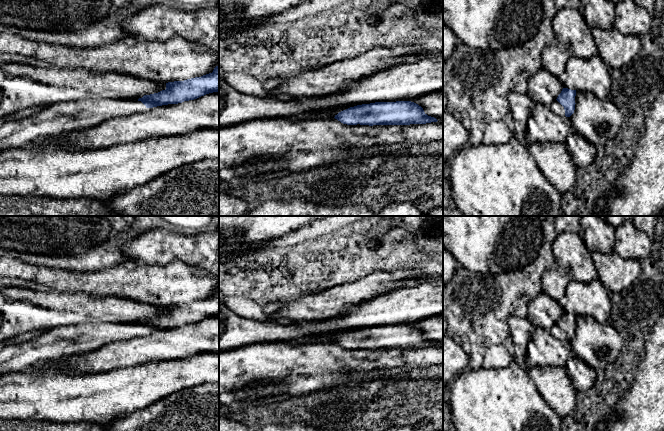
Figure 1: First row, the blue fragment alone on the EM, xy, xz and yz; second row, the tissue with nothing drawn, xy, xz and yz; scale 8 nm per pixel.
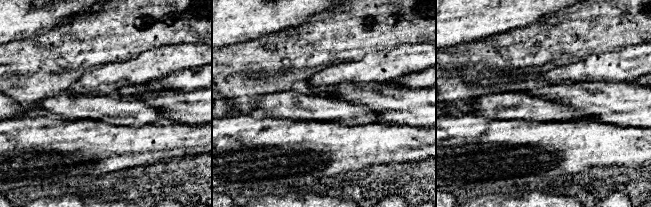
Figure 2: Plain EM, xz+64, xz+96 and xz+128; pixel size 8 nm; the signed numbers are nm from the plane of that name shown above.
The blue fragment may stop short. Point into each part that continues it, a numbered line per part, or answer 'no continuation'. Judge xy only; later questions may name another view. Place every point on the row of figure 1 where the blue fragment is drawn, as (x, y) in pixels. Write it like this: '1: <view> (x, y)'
1: xy (59, 118)

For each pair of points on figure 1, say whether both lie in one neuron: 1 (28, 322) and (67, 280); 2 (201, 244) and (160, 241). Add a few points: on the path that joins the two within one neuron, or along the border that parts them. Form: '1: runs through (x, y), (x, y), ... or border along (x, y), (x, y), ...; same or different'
1: border along (41, 287), (54, 289), (59, 292), (80, 293); different
2: runs through (191, 244), (170, 244); same

